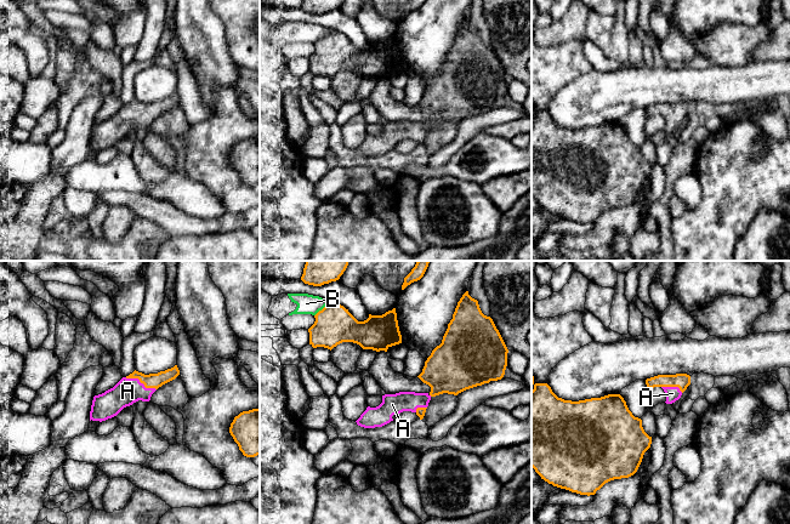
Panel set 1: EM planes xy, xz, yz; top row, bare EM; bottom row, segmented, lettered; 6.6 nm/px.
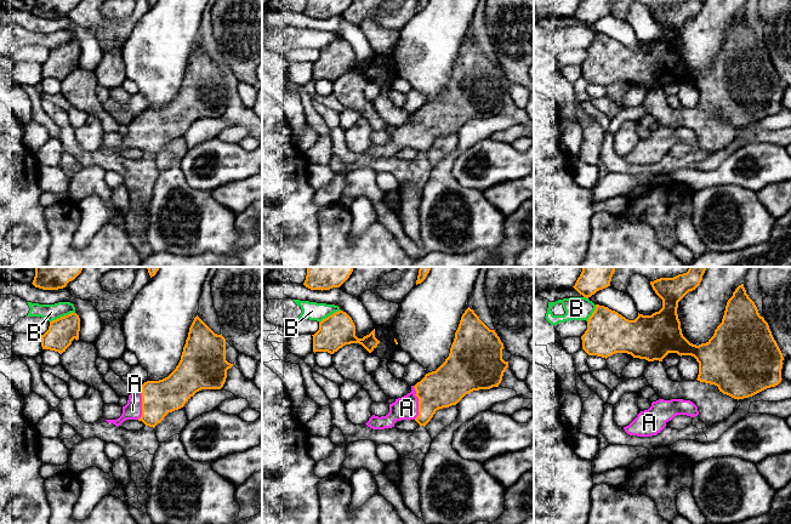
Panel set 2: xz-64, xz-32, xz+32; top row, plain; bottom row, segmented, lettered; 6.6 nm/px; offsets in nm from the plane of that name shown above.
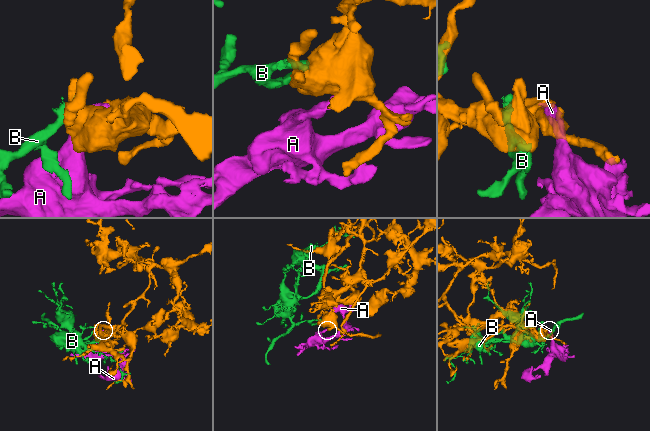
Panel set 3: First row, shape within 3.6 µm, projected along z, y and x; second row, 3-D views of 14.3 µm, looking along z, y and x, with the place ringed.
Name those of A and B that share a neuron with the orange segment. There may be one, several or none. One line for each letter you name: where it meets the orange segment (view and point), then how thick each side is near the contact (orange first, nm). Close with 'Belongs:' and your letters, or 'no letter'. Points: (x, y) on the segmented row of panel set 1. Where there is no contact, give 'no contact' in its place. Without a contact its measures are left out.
A: contact xy (141, 382); calibres 100 and 180 nm
Belongs: A

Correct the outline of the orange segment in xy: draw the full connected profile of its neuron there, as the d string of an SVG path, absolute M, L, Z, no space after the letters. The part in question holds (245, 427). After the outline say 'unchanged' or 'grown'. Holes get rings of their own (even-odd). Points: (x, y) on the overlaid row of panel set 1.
M260 409L243 411L235 416L229 433L244 456L260 455Z | unchanged

